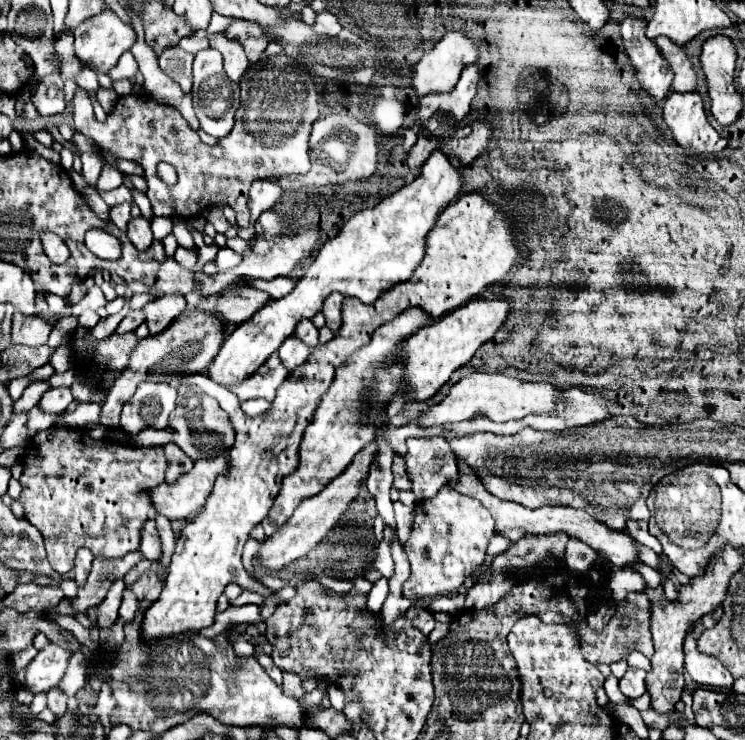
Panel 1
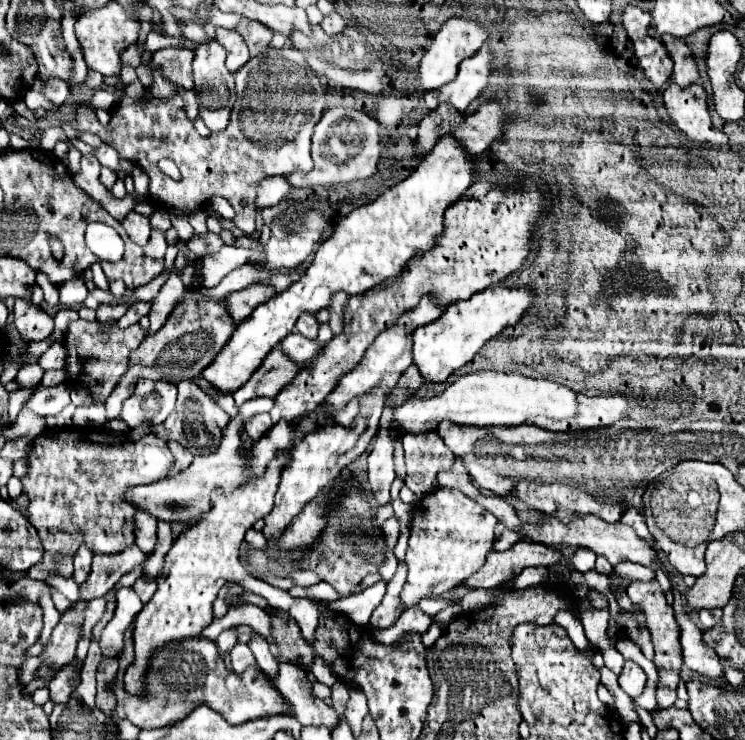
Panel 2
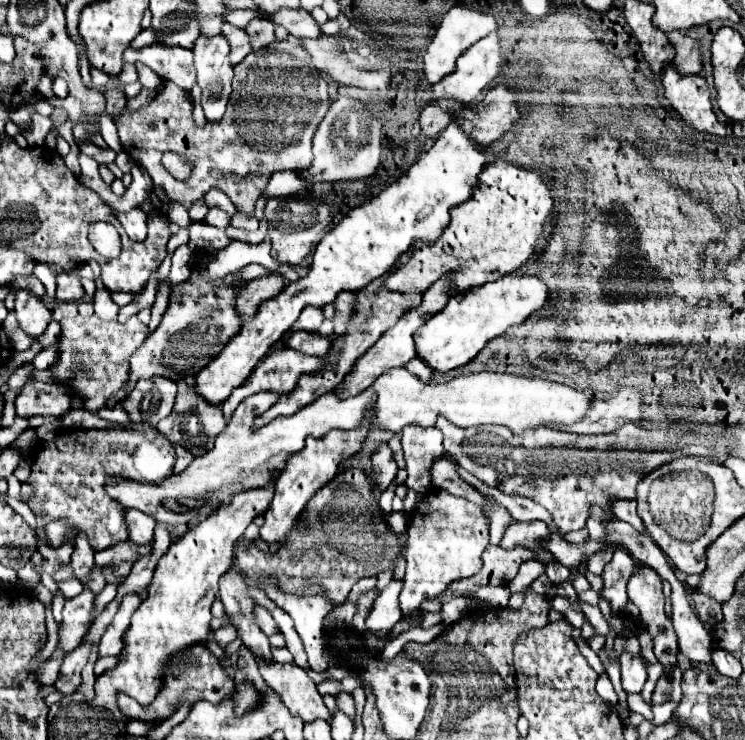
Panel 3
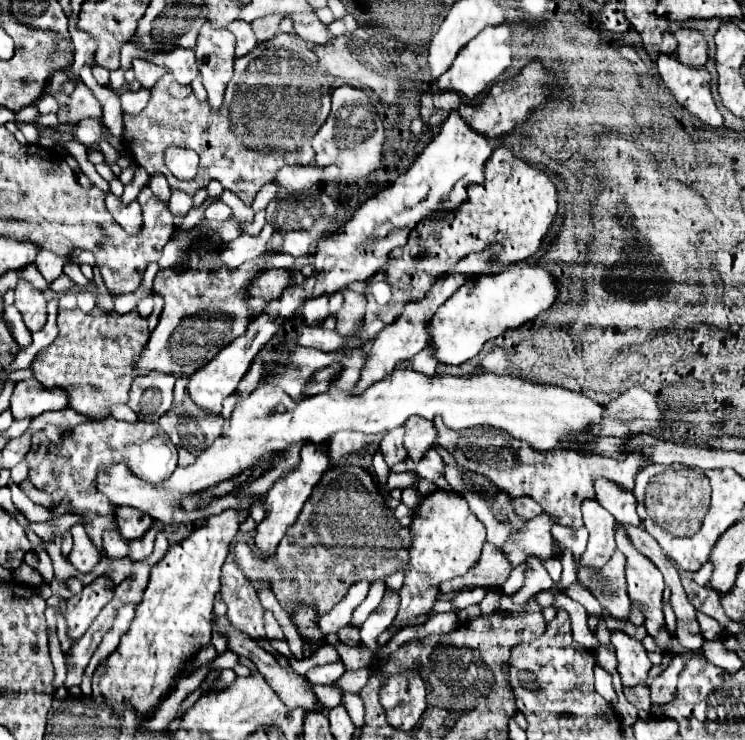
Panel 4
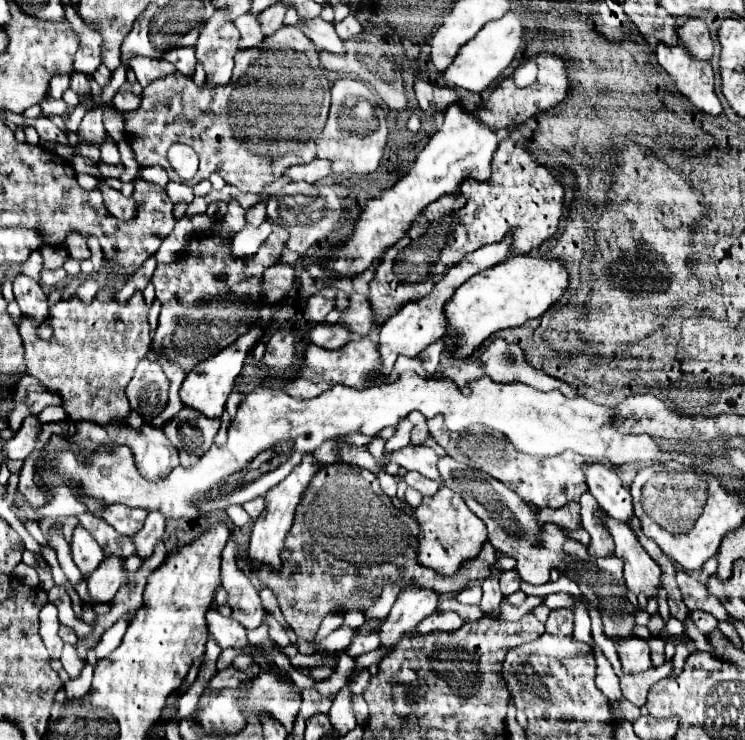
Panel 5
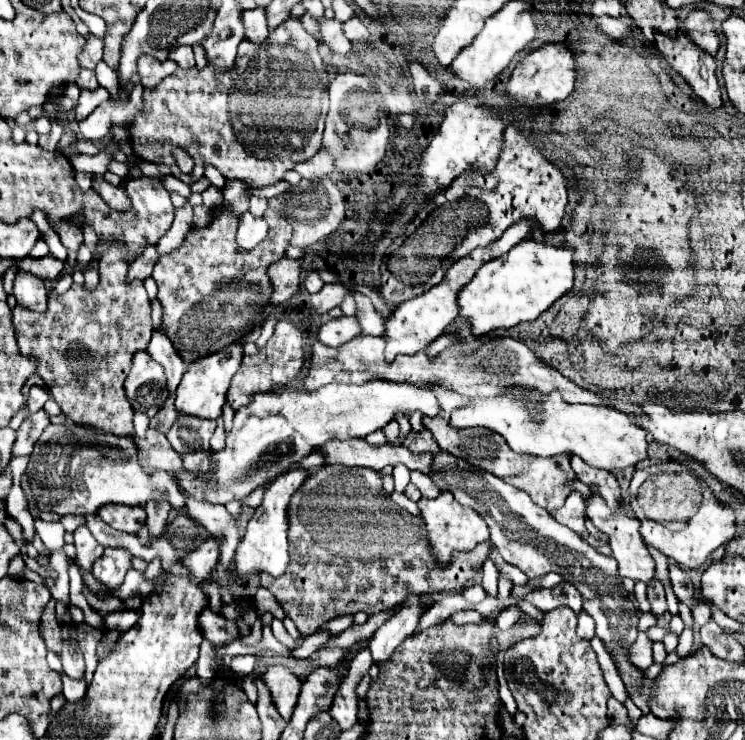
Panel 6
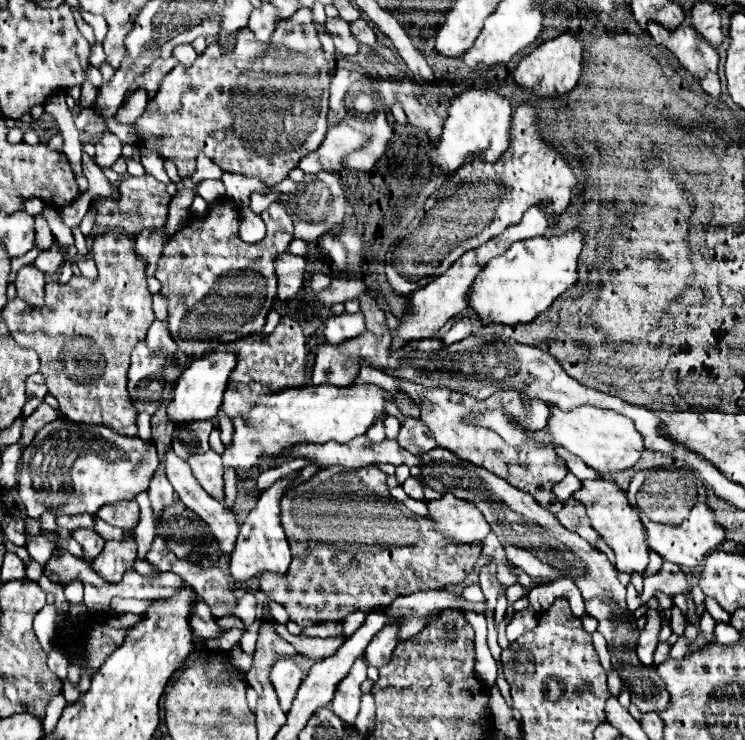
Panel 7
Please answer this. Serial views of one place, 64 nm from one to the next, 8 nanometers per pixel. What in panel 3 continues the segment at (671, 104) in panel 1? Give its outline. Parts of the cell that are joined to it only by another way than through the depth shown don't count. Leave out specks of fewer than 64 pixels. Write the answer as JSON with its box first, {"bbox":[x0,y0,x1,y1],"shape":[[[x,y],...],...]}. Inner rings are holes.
{"bbox":[660,64,726,136],"shape":[[[668,64],[662,70],[660,80],[664,84],[670,106],[680,112],[688,126],[700,132],[726,136],[726,126],[720,124],[712,110],[710,90],[702,74],[680,74],[674,64]]]}

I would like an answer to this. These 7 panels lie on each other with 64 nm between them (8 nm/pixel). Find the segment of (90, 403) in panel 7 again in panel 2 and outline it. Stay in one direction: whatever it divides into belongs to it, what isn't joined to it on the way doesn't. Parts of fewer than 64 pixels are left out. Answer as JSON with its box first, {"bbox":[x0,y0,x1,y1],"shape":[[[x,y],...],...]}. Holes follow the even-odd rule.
{"bbox":[62,318,146,404],"shape":[[[78,318],[70,322],[62,342],[68,352],[66,364],[64,364],[66,378],[76,386],[86,388],[94,404],[104,402],[110,396],[110,392],[116,388],[120,378],[124,376],[130,354],[140,346],[144,338],[146,338],[146,330],[140,324],[132,324],[128,328],[118,328],[118,324],[110,324],[108,328],[102,328],[98,320],[88,322]]]}

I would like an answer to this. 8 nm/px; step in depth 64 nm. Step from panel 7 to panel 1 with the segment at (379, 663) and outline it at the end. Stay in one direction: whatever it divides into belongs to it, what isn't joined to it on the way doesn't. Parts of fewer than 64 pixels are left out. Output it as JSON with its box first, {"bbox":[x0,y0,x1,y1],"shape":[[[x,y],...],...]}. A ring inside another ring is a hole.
{"bbox":[404,486,494,598],"shape":[[[444,486],[440,492],[422,504],[416,504],[412,536],[406,542],[406,556],[412,572],[404,582],[406,598],[432,598],[454,594],[464,580],[484,562],[486,548],[494,536],[494,518],[478,502],[458,490]]]}

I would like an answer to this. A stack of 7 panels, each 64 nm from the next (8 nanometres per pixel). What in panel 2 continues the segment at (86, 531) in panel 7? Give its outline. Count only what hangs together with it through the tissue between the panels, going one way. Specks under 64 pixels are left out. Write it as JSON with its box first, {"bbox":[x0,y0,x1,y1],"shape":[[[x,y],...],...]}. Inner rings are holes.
{"bbox":[72,544,92,584],"shape":[[[82,544],[78,548],[78,552],[74,554],[74,576],[72,578],[78,584],[82,584],[88,578],[90,564],[92,564],[92,552],[90,552],[90,548],[86,548],[86,544]]]}

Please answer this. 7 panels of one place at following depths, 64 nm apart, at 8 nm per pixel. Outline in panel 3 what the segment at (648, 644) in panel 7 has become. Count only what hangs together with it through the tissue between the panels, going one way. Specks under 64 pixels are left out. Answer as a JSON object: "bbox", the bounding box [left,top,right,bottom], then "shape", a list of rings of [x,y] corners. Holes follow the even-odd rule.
{"bbox":[578,601,648,692],"shape":[[[578,601],[578,604],[580,604],[580,608],[582,608],[586,619],[589,621],[594,631],[599,635],[607,636],[609,633],[609,626],[604,619],[599,607],[582,603],[580,601]],[[624,650],[620,654],[620,668],[622,668],[622,688],[626,692],[640,692],[648,676],[646,674],[648,662],[640,654]]]}

